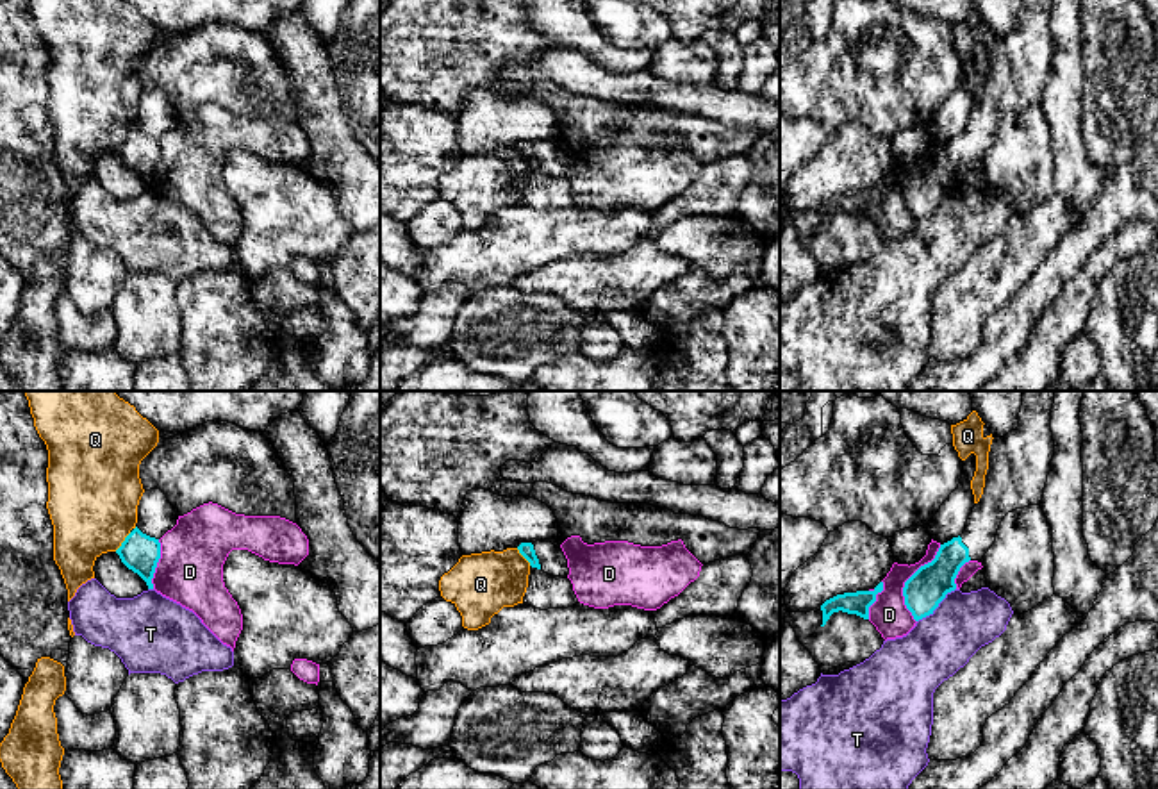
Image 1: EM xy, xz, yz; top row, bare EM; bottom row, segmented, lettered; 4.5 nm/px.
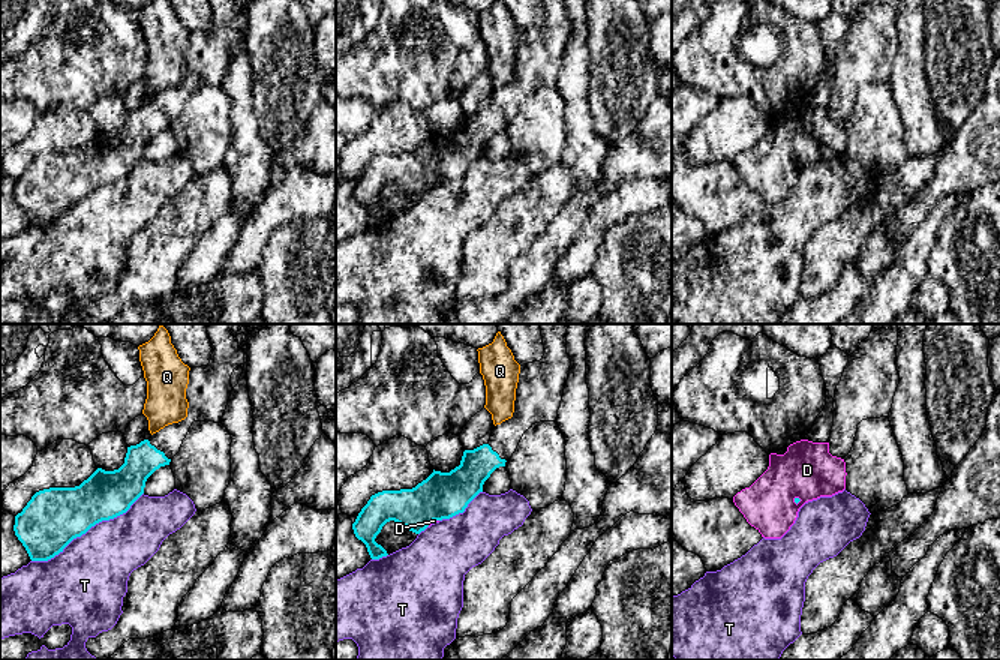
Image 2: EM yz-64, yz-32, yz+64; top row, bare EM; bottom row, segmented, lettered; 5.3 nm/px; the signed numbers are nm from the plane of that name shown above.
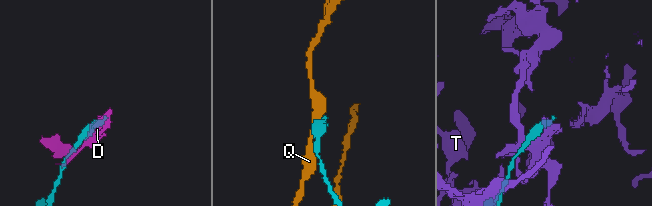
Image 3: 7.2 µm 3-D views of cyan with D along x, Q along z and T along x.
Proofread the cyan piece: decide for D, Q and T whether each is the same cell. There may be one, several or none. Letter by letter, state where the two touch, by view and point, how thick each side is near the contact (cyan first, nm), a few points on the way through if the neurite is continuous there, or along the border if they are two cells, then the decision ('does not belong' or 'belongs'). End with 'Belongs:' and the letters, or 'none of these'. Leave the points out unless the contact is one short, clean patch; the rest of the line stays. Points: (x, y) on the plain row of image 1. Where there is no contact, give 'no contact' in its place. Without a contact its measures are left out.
D: contact yz (905, 182); calibres 180 and 170 nm; does not belong
Q: contact xy (124, 141); calibres 170 and 420 nm; border xy (131, 132), (115, 150); does not belong
T: contact yz (937, 206); calibres 180 and 280 nm; does not belong
Belongs: none of these

